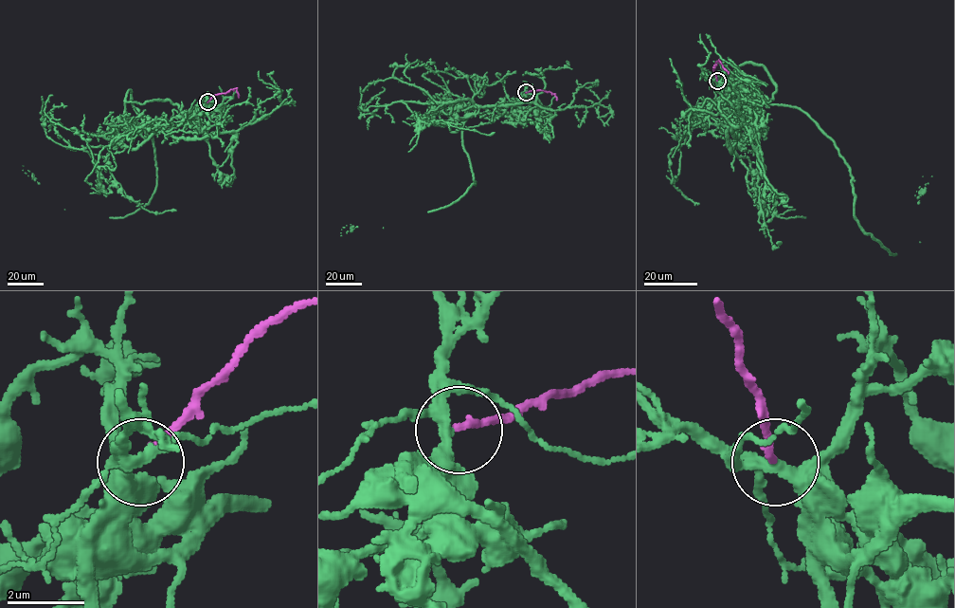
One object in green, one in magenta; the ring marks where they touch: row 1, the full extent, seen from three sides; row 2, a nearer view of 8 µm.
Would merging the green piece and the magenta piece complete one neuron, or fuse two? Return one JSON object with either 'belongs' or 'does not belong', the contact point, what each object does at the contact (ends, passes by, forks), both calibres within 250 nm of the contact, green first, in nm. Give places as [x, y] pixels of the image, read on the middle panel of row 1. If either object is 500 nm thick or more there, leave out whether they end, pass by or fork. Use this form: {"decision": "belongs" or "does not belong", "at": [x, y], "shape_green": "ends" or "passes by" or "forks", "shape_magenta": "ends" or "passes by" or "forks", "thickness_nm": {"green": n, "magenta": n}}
{"decision": "belongs", "at": [526, 92], "shape_green": "forks", "shape_magenta": "ends", "thickness_nm": {"green": 260, "magenta": 170}}

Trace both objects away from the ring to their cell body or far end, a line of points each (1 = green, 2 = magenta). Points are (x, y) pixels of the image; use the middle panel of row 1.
1: (525, 93), (531, 103), (520, 113), (475, 106), (467, 111), (463, 149), (475, 184), (457, 200), (341, 235)
2: (526, 93), (532, 90), (551, 92), (556, 100)

